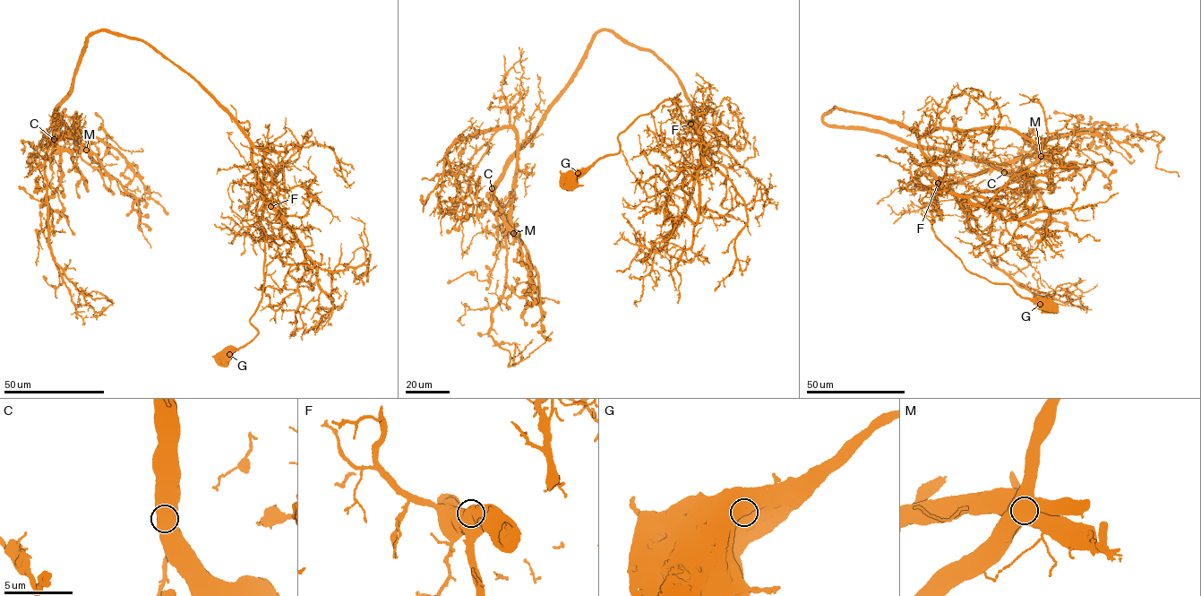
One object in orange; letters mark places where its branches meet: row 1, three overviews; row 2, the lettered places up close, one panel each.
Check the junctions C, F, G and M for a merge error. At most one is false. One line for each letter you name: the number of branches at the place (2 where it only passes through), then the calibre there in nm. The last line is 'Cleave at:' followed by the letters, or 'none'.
M: 1 branches meet; 1100 nm thick
Cleave at: M

